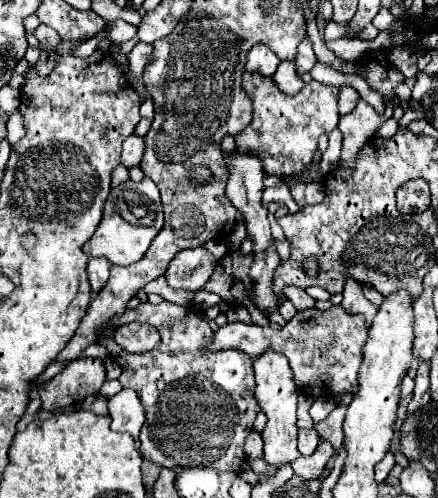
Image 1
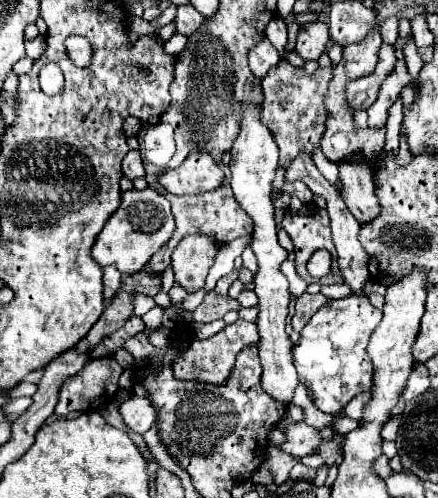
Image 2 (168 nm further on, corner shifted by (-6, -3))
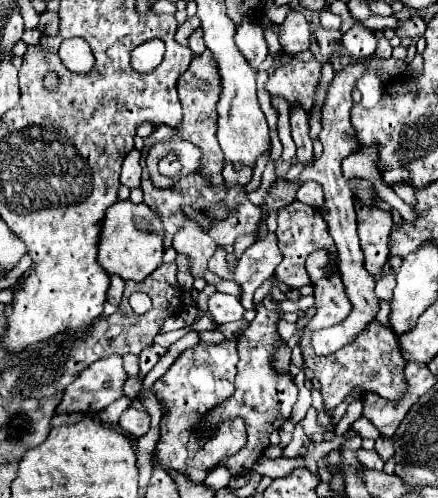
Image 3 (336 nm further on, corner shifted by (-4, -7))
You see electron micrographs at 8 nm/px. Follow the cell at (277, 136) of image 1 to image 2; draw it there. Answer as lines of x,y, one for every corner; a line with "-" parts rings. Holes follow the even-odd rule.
282,60
278,66
270,68
268,74
262,78
264,104
260,110
260,120
272,132
280,148
280,168
288,168
300,152
312,154
320,146
328,118
324,98
330,86
330,78
332,72
328,68
318,68
314,76
308,76
300,68
294,68
288,60

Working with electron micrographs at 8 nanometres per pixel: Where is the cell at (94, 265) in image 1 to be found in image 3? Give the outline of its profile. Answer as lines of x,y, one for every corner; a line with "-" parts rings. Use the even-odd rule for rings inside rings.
110,276
110,288
108,288
108,302
118,306
122,300
122,292
124,292
124,280
120,280
120,276

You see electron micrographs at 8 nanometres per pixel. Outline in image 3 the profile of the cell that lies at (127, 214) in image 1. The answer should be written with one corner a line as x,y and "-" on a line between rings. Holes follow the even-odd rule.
130,200
116,202
106,212
98,246
98,262
108,274
118,274
122,280
142,282
162,264
164,254
162,236
164,228
160,224
160,218
144,202
142,204
132,204

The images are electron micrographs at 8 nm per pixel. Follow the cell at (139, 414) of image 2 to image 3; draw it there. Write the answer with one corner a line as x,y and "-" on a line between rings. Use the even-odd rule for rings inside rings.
128,408
122,418
120,418
120,426
130,432
132,436
140,438
142,434
146,434
150,430
150,416
146,412
140,412
140,410
134,410
134,408

